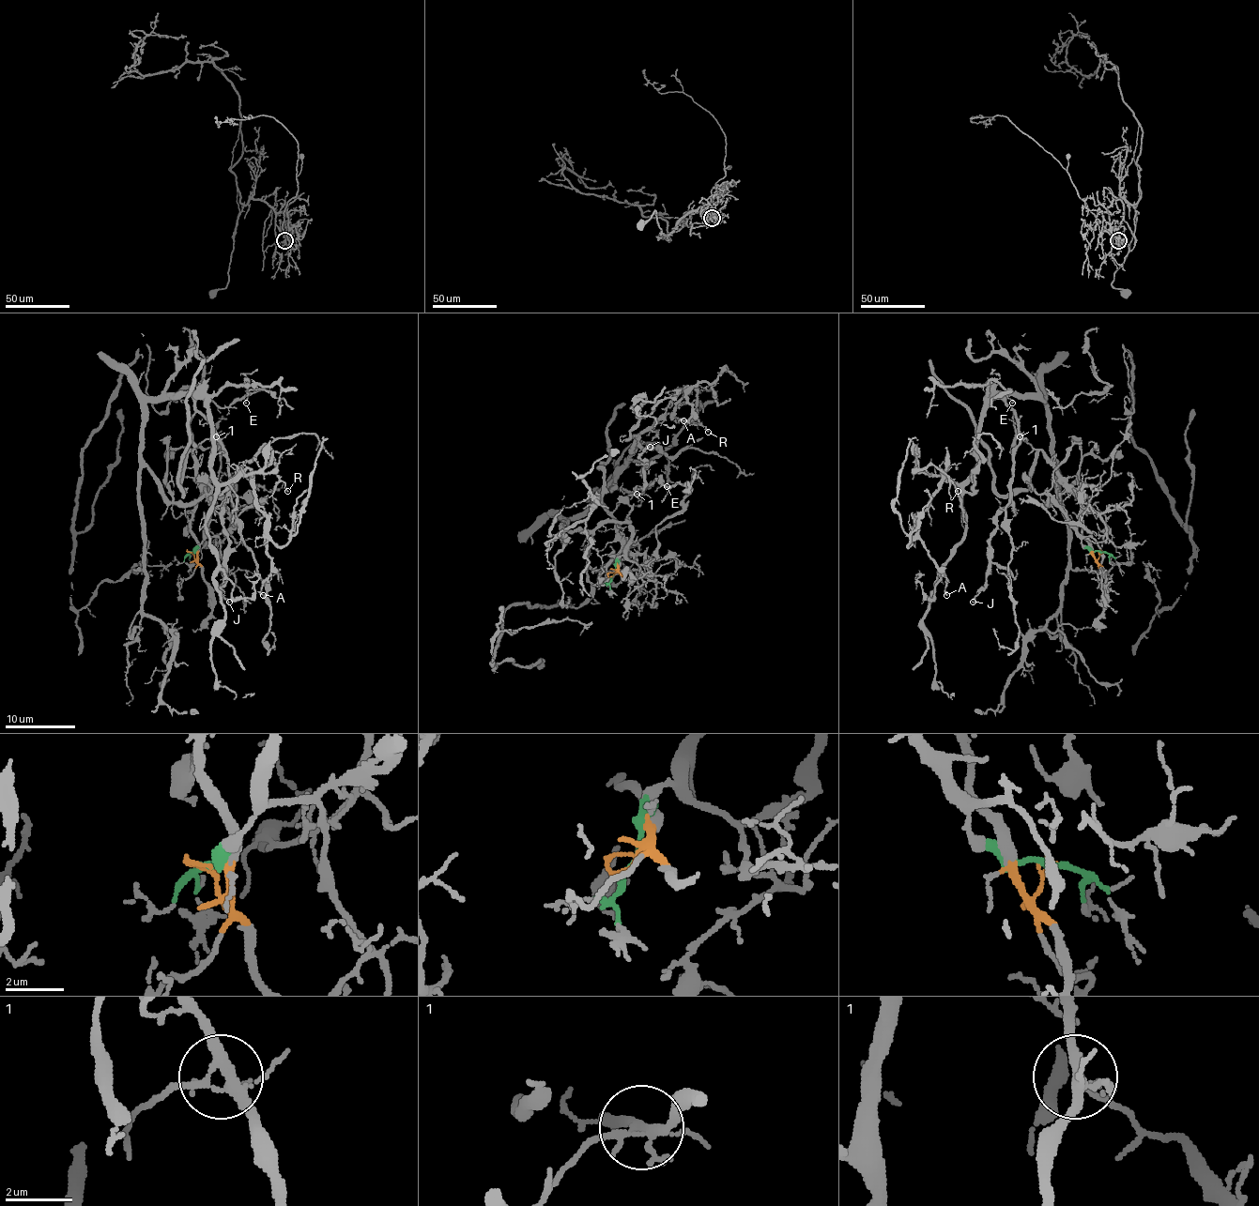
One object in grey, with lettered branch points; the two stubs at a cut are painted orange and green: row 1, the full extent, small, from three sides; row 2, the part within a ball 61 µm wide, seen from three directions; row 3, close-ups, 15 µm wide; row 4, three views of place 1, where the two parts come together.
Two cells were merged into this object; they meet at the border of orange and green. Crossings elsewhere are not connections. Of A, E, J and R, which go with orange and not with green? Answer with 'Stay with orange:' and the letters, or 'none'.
Stay with orange: none

